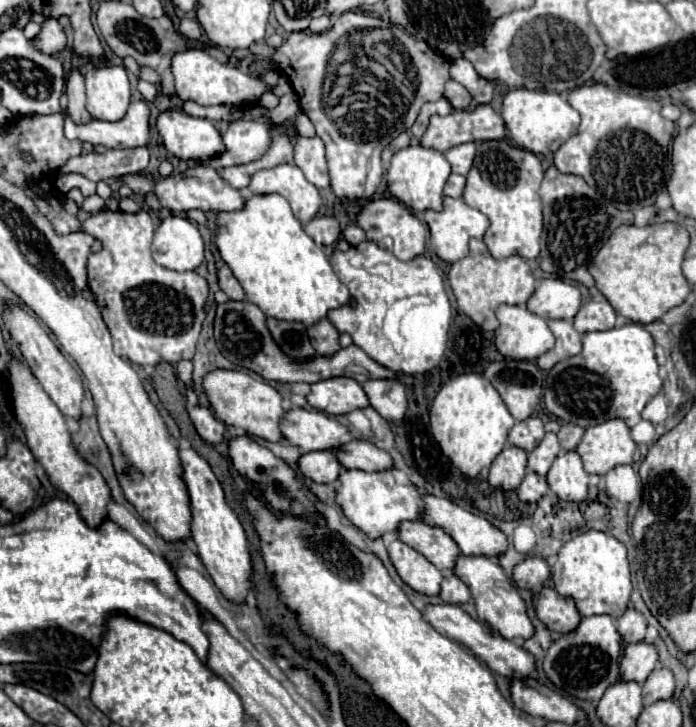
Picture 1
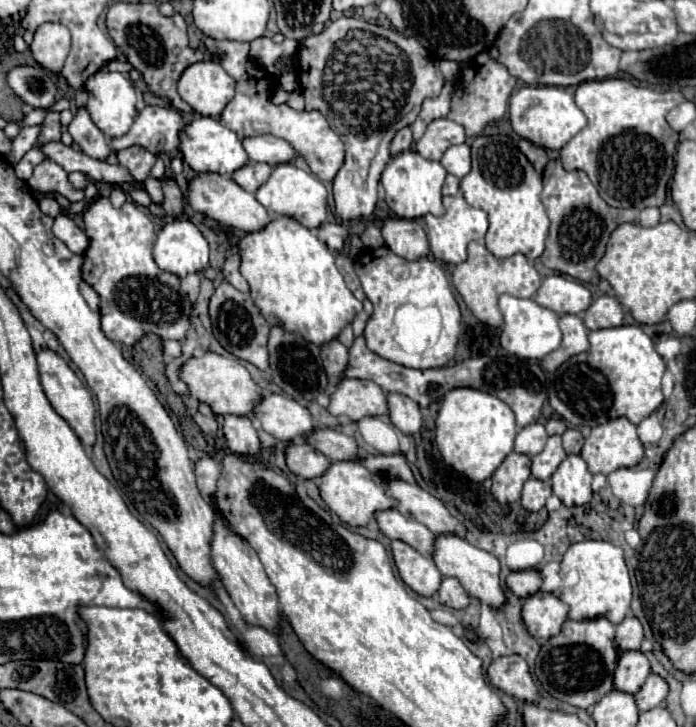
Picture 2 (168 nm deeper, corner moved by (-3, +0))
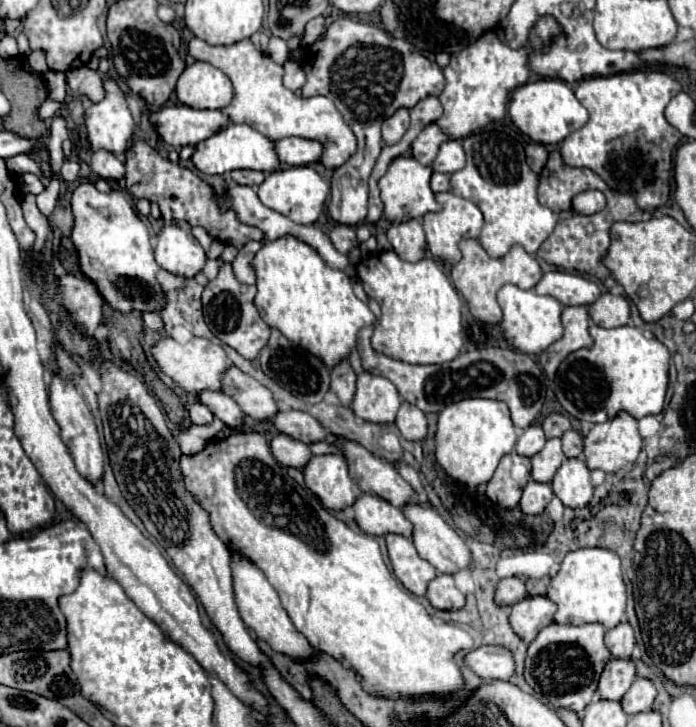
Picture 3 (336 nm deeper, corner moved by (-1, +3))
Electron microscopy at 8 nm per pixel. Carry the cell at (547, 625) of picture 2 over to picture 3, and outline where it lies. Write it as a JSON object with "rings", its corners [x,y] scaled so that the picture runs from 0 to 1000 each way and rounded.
{"rings":[[[754,821],[734,835],[731,857],[754,884],[763,884],[780,862],[795,857],[797,838],[789,821]]]}

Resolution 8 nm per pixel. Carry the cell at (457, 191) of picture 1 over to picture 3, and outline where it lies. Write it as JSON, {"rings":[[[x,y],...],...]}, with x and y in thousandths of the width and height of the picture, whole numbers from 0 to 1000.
{"rings":[[[622,238],[616,254],[619,254],[619,263],[622,265],[634,265],[634,263],[645,263],[648,260],[645,241],[639,241],[639,238]]]}

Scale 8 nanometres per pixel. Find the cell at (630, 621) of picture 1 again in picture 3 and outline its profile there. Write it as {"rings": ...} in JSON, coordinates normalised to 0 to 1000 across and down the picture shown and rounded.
{"rings":[[[889,857],[884,865],[869,871],[869,890],[886,906],[907,906],[907,895],[912,887],[912,873],[904,857]]]}

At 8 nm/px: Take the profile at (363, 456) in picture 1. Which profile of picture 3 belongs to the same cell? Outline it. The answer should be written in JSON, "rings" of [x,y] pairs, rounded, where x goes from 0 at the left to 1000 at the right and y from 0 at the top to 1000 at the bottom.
{"rings":[[[398,565],[392,571],[392,585],[398,593],[432,607],[432,609],[450,609],[450,607],[467,607],[473,593],[458,585],[455,576],[435,565]]]}

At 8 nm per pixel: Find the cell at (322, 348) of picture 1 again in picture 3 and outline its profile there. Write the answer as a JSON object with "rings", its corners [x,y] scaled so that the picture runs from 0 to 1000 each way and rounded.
{"rings":[[[499,494],[476,508],[476,538],[490,549],[493,560],[504,560],[510,543],[510,524],[513,519]]]}

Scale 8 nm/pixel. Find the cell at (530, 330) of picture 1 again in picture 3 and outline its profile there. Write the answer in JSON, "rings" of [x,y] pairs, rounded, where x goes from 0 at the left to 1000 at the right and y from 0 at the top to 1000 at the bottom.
{"rings":[[[723,392],[714,403],[714,414],[723,425],[723,442],[720,455],[726,461],[726,469],[751,486],[774,488],[783,483],[792,472],[806,466],[809,447],[806,447],[806,417],[789,406],[772,406],[766,398],[746,398],[743,392]]]}

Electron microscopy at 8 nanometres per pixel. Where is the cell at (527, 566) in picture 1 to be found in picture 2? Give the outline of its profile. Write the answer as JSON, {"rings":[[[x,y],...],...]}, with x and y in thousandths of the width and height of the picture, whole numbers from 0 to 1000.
{"rings":[[[743,784],[728,792],[728,806],[746,823],[757,823],[757,820],[769,817],[777,809],[777,801],[780,801],[780,795],[777,795],[774,784]]]}

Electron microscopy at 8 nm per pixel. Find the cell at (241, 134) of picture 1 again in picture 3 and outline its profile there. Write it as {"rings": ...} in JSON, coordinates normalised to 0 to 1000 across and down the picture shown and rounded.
{"rings":[[[412,188],[398,194],[398,210],[404,224],[412,230],[427,227],[450,227],[461,221],[464,213],[464,197],[453,191],[435,191],[435,188]]]}

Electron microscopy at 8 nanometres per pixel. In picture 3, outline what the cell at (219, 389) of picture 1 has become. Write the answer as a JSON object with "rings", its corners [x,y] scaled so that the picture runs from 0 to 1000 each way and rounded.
{"rings":[[[231,464],[217,477],[217,486],[220,486],[228,508],[237,516],[243,516],[249,524],[254,524],[274,543],[286,541],[289,535],[315,538],[318,535],[318,527],[315,527],[318,513],[332,502],[323,483],[318,480],[318,475],[309,475],[292,464],[274,464],[269,472],[254,472],[249,464]]]}

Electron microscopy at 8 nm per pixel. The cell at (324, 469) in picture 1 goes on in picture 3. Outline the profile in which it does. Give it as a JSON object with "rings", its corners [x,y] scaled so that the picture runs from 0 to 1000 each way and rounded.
{"rings":[[[395,598],[389,604],[389,612],[392,612],[392,629],[409,640],[409,642],[438,642],[438,637],[447,631],[447,620],[438,609],[415,601],[415,598]]]}

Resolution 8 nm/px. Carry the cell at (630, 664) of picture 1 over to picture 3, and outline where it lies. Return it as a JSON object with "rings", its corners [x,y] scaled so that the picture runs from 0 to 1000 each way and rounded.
{"rings":[[[878,906],[869,915],[869,923],[861,934],[858,953],[864,961],[886,961],[889,964],[901,953],[901,948],[912,937],[912,931],[915,931],[915,923],[912,923],[912,915],[907,906],[901,906],[901,909]]]}

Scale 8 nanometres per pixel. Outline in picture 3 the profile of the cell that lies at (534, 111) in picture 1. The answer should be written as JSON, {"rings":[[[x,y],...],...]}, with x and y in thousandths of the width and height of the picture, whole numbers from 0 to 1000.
{"rings":[[[772,109],[743,120],[731,142],[731,158],[746,180],[780,199],[806,197],[818,183],[835,177],[846,164],[843,150],[829,139],[823,122],[806,109]]]}

